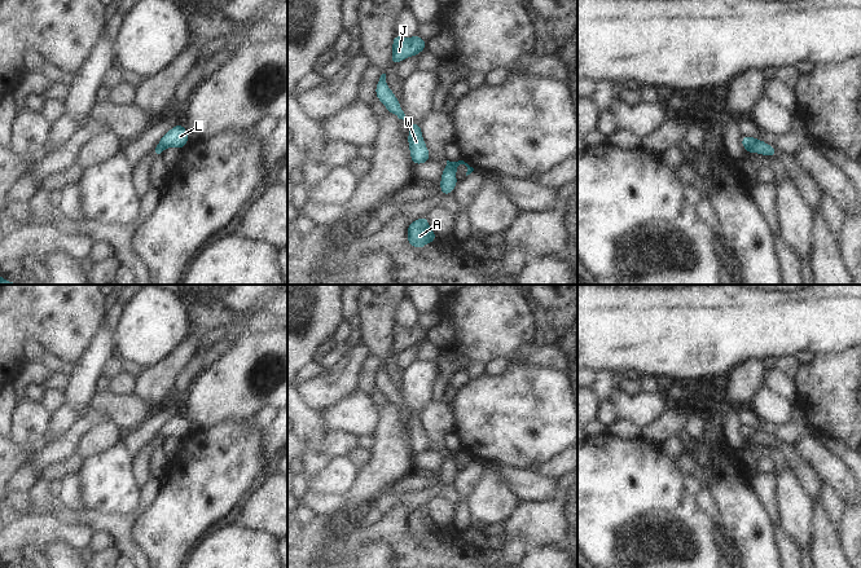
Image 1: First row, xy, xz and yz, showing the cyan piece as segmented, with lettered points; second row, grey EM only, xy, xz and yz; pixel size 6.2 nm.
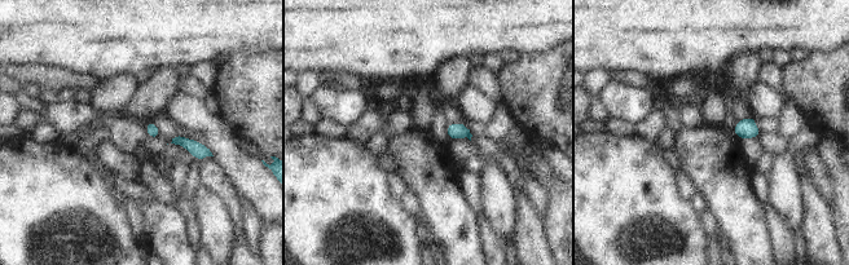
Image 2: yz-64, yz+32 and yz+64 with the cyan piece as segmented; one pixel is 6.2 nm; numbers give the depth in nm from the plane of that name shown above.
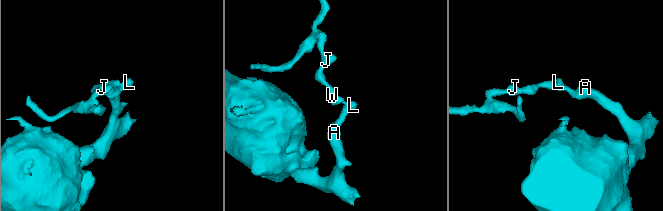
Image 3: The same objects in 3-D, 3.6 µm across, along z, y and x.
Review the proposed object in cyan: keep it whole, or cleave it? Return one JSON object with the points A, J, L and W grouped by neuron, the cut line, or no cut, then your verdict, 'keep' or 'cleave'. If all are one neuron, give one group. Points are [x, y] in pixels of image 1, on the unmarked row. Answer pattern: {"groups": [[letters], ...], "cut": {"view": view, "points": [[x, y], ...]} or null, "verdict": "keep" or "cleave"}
{"groups": [["A"], ["J", "L", "W"]], "cut": {"view": "yz", "points": [[760, 428], [747, 440]]}, "verdict": "cleave"}

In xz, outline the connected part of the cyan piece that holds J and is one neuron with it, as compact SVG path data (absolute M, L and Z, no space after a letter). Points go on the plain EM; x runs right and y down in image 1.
M395 323L392 329L391 353L396 356L403 349L422 343L426 335L427 331L423 330L419 325L414 325L412 327L403 327Z

